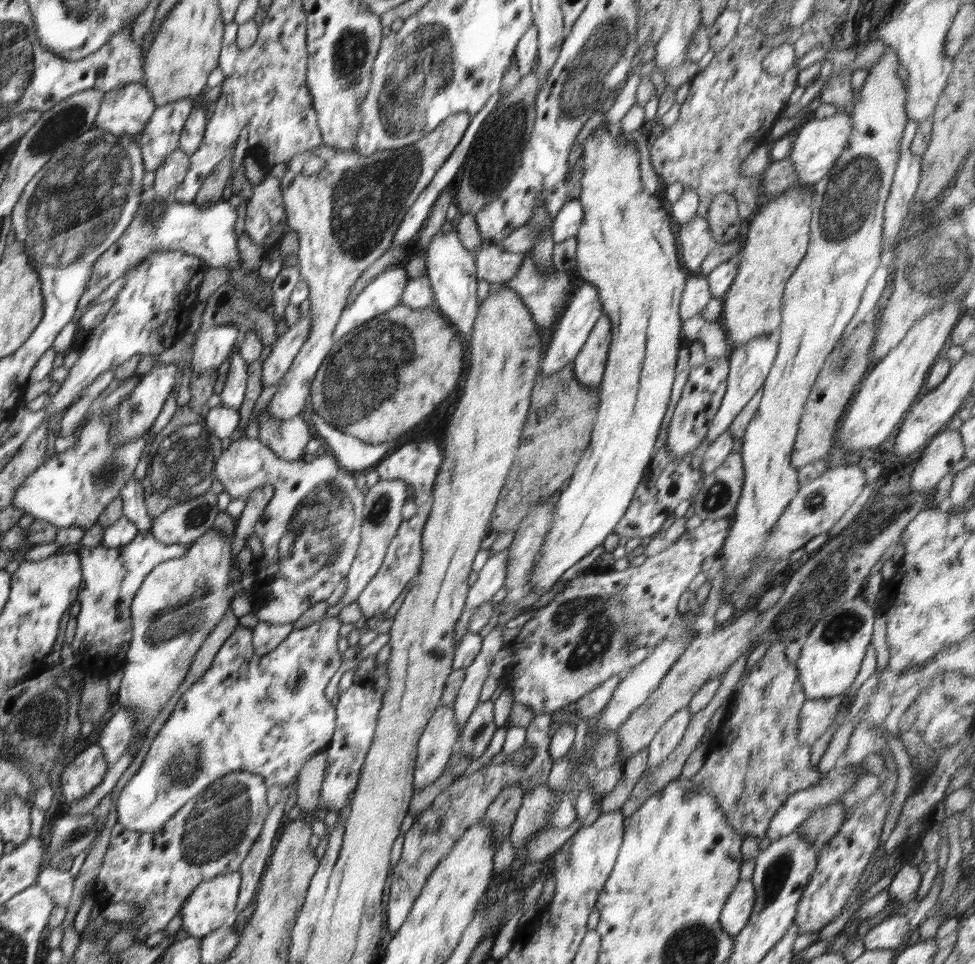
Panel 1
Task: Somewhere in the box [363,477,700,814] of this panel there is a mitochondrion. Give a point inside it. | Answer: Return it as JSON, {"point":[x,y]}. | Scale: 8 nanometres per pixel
{"point":[600,631]}

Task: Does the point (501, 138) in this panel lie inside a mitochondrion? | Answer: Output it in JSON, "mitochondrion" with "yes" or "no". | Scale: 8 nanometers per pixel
{"mitochondrion":"yes"}

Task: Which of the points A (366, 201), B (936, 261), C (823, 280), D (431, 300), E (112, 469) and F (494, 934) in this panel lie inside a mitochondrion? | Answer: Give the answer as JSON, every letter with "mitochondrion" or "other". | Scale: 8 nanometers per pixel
{"A":"mitochondrion","B":"mitochondrion","C":"other","D":"other","E":"mitochondrion","F":"other"}

